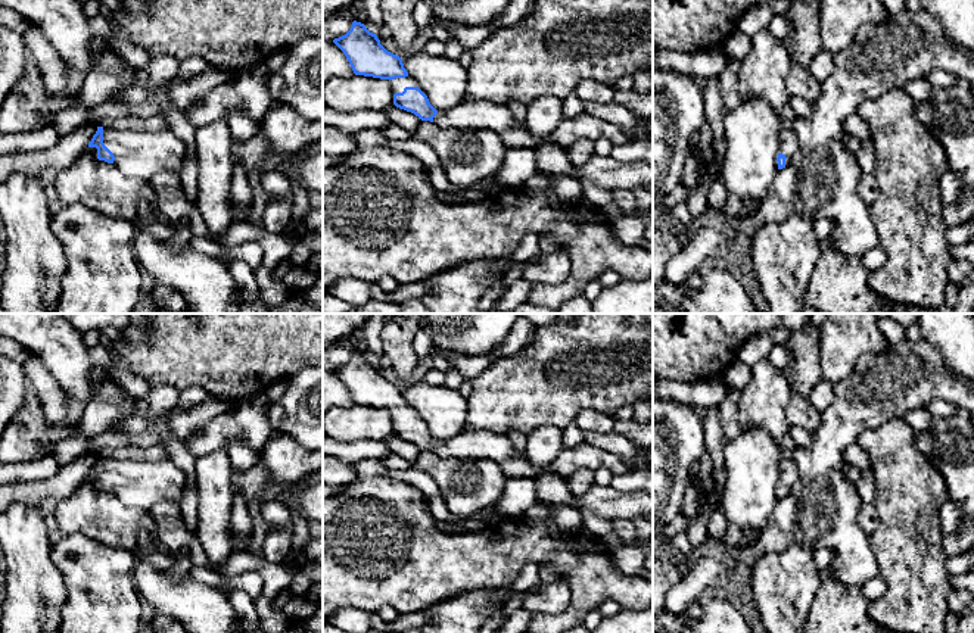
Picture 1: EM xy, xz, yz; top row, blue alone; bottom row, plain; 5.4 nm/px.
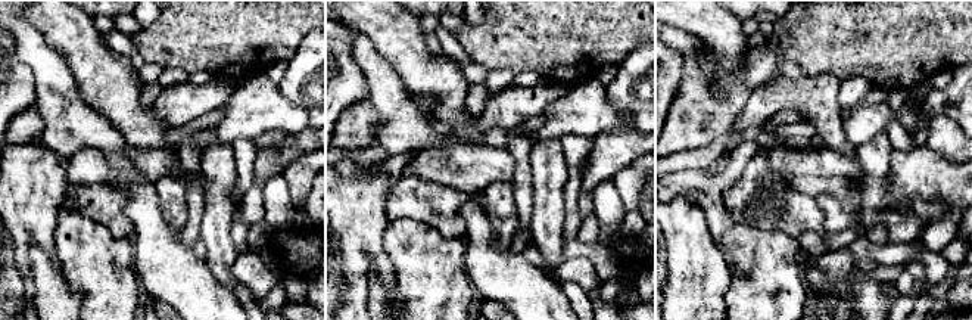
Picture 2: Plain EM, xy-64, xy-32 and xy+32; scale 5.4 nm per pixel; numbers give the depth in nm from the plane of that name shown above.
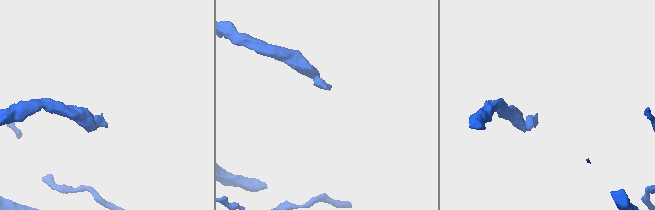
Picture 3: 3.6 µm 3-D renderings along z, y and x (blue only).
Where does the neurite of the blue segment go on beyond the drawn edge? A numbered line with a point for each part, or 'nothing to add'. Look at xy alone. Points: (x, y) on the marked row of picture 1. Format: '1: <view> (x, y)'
1: xy (137, 153)

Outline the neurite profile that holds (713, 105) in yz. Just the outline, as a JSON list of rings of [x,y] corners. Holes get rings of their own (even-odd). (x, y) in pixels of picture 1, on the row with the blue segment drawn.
[[[710,78],[703,87],[706,122],[712,128],[713,143],[725,140],[724,100],[719,94],[718,78]]]

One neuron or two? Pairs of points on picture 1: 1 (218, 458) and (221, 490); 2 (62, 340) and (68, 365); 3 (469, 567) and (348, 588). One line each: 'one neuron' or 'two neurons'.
1: one neuron
2: one neuron
3: one neuron

